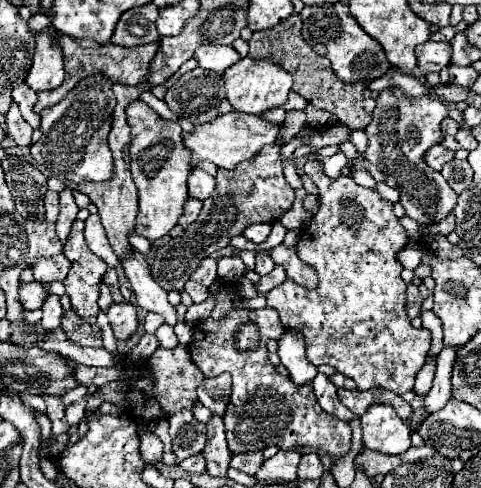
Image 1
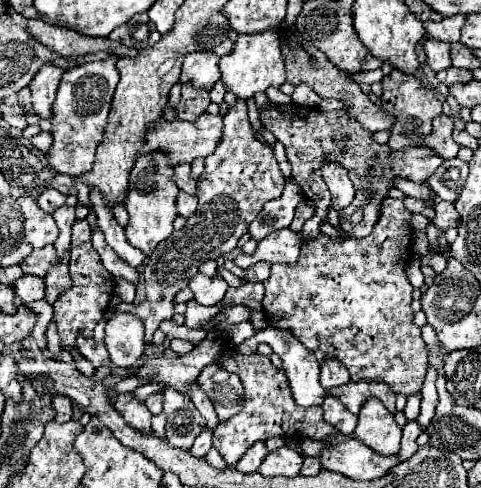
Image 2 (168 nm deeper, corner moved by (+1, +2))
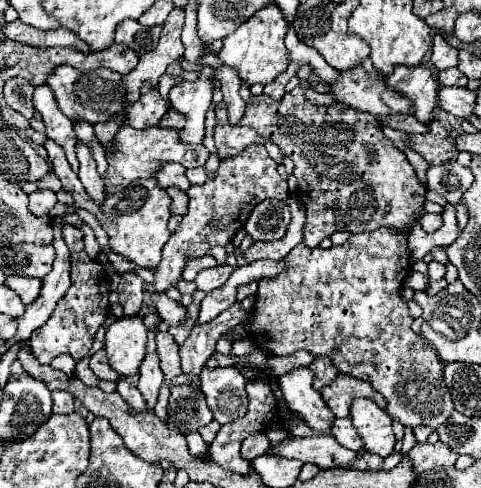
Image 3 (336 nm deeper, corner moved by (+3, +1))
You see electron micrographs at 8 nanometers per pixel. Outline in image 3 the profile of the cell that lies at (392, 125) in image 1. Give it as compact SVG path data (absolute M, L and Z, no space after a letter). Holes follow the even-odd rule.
M397 66L393 74L385 78L385 84L393 90L399 90L413 104L413 116L419 122L431 122L437 102L437 82L427 66Z

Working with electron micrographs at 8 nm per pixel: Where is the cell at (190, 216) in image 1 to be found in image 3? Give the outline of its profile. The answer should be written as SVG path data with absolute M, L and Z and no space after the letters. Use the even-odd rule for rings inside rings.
M167 188L167 194L171 196L173 204L171 204L171 214L185 214L187 210L187 204L189 204L189 198L185 192L181 192L179 188Z

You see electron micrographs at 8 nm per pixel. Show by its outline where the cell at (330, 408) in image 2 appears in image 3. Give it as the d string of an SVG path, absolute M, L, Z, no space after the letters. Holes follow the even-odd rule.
M335 418L331 426L331 436L349 450L363 450L363 442L351 424L351 418Z

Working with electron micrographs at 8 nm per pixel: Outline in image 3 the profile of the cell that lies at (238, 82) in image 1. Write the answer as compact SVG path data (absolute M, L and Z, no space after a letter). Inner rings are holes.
M275 4L265 6L223 40L219 58L223 64L237 70L241 82L245 82L247 86L253 86L253 84L267 86L287 68L287 48L283 42L285 32L287 32L287 22L281 10Z

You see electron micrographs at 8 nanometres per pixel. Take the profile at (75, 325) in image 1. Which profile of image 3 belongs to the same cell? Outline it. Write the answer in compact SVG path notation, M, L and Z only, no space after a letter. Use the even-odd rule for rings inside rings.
M99 350L99 352L95 352L91 358L91 370L95 372L95 376L97 378L105 378L105 380L117 380L119 378L119 374L117 372L113 372L113 368L107 364L107 356L105 356L105 350Z

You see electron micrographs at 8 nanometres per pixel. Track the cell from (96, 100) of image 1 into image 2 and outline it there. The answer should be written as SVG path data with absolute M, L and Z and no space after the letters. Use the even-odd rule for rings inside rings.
M109 57L107 61L95 61L87 65L79 65L67 69L57 89L57 99L53 105L53 147L45 155L49 165L57 173L65 175L83 175L93 169L95 149L103 137L103 129L107 125L107 115L111 109L111 99L119 81L119 71L115 67L117 57Z

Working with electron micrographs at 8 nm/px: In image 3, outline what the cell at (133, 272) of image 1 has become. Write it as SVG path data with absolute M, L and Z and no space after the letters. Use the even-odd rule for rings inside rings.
M77 142L77 158L81 162L79 180L83 182L87 194L93 198L93 202L101 206L105 202L105 186L95 170L95 160L91 156L91 150L83 142Z

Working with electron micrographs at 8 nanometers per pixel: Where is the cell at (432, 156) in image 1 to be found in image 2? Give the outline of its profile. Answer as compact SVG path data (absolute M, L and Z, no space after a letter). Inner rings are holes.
M269 103L261 111L261 123L265 127L275 129L273 135L285 145L287 157L291 161L293 173L291 177L303 189L305 197L311 201L309 205L315 207L315 215L303 225L301 235L305 241L315 239L321 233L321 225L327 221L329 209L329 189L321 177L321 167L329 163L339 163L349 171L349 177L355 185L357 199L349 205L349 211L363 211L363 219L359 221L361 237L369 235L379 219L379 209L383 199L387 197L389 189L393 187L393 179L409 179L415 183L425 183L427 177L443 163L437 153L431 153L427 147L407 147L399 151L391 151L389 145L379 145L373 141L373 133L363 129L355 117L347 111L321 111L317 107L301 107L295 103L289 105L275 105Z

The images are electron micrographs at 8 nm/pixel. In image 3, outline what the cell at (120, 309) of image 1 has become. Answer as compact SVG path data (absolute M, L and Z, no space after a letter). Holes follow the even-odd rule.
M141 316L119 318L105 332L105 352L109 364L119 376L131 378L139 372L141 360L145 356L147 328Z

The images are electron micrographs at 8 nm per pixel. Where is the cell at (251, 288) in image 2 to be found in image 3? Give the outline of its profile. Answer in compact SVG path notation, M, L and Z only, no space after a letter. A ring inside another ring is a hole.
M231 308L231 310L221 312L217 318L213 318L213 322L193 326L185 344L179 348L179 356L181 356L181 364L183 364L183 374L189 378L189 384L195 390L201 388L201 384L199 384L201 368L205 366L209 356L215 352L215 346L217 346L221 334L231 330L233 326L237 326L243 320L243 316L245 316L243 310L235 312Z

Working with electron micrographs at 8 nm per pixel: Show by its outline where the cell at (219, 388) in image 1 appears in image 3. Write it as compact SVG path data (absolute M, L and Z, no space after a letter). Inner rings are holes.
M237 366L229 368L203 368L201 390L207 398L207 406L219 424L227 424L247 414L245 378Z

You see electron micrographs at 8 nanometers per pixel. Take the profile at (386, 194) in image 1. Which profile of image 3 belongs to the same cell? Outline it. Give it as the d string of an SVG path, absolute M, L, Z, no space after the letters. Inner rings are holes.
M425 212L419 222L421 222L425 232L435 232L441 226L441 214L429 214L429 212Z

